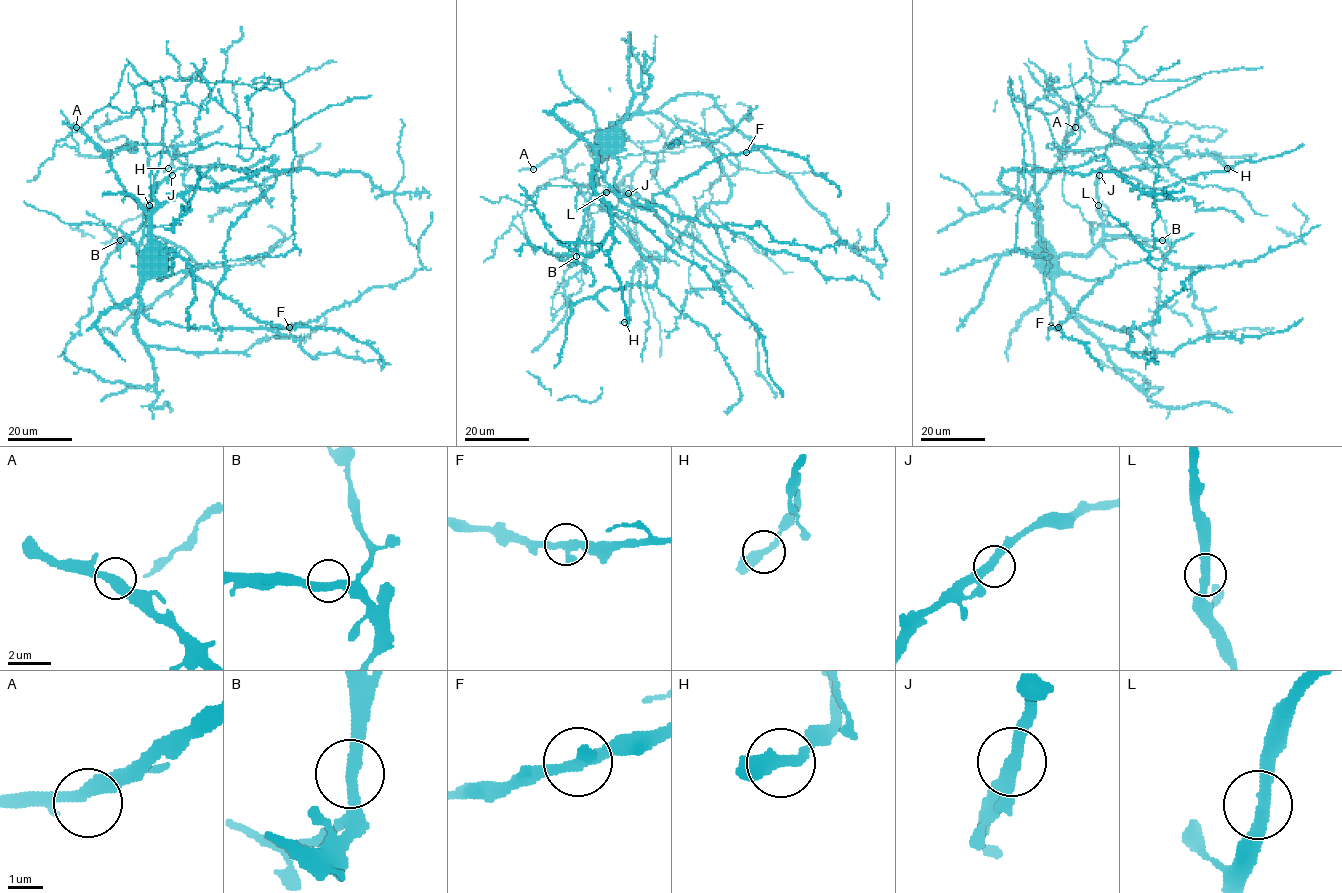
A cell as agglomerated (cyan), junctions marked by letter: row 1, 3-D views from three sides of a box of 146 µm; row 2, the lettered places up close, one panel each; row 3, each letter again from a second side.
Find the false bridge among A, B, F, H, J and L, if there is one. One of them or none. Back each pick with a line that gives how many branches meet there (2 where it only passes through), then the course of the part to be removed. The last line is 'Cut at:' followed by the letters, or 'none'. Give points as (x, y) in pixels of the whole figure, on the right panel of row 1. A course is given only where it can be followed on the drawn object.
Cut at: none

